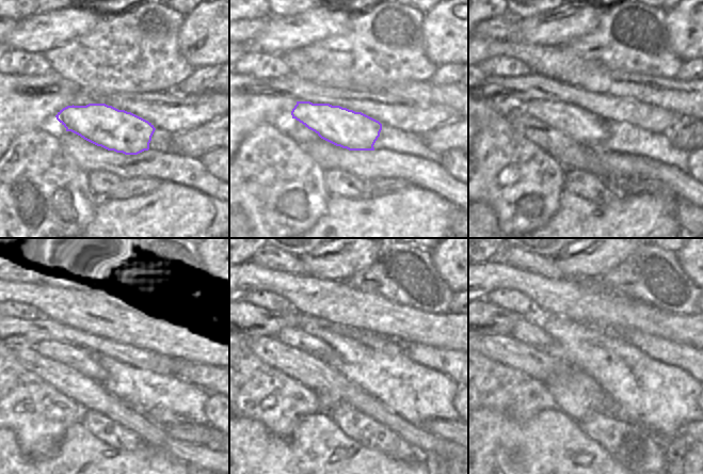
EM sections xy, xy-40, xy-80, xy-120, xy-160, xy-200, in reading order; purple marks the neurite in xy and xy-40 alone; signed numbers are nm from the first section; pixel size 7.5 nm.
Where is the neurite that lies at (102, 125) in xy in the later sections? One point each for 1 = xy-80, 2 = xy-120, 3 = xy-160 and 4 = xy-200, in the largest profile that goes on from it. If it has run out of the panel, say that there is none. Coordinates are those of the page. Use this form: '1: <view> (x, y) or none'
1: xy-80 (588, 129)
2: xy-120 (94, 362)
3: xy-160 (297, 337)
4: xy-200 (525, 331)

